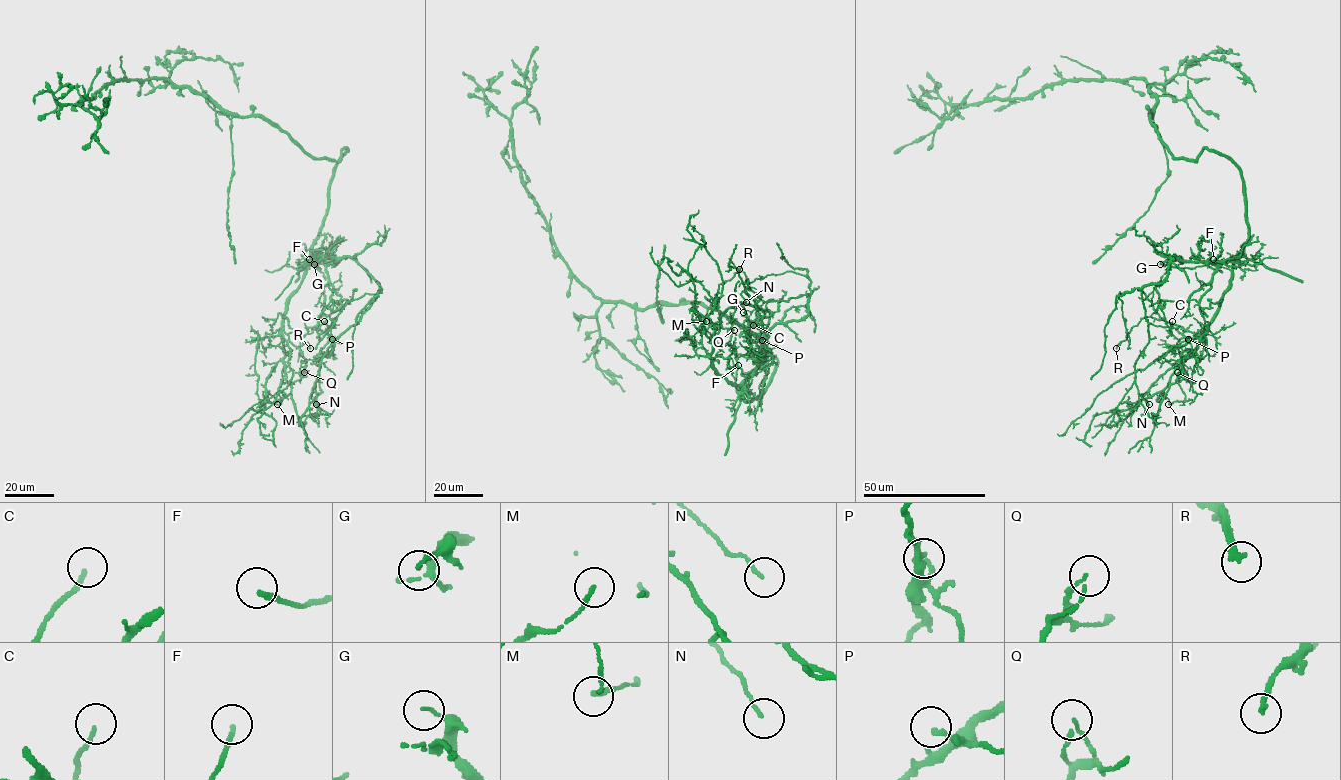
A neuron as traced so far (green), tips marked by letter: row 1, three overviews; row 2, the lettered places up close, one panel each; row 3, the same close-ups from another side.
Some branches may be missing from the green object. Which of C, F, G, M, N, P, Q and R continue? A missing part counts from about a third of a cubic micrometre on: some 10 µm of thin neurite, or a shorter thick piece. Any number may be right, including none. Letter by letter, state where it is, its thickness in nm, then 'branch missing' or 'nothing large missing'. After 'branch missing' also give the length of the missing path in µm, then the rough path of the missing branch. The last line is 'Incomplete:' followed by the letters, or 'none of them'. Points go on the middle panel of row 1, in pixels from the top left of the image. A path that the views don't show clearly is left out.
C: place (753, 325); calibre 150 nm; nothing large missing
F: place (738, 365); calibre 180 nm; nothing large missing
G: place (743, 312); calibre 110 nm; nothing large missing
M: place (706, 321); calibre 120 nm; nothing large missing
N: place (746, 302); calibre 110 nm; nothing large missing
P: place (762, 340); calibre 110 nm; nothing large missing
Q: place (734, 330); calibre 110 nm; nothing large missing
R: place (739, 269); calibre 220 nm; branch missing; missing 40 µm; course (739, 269), (727, 254), (715, 262), (714, 270), (709, 271)
Incomplete: R

